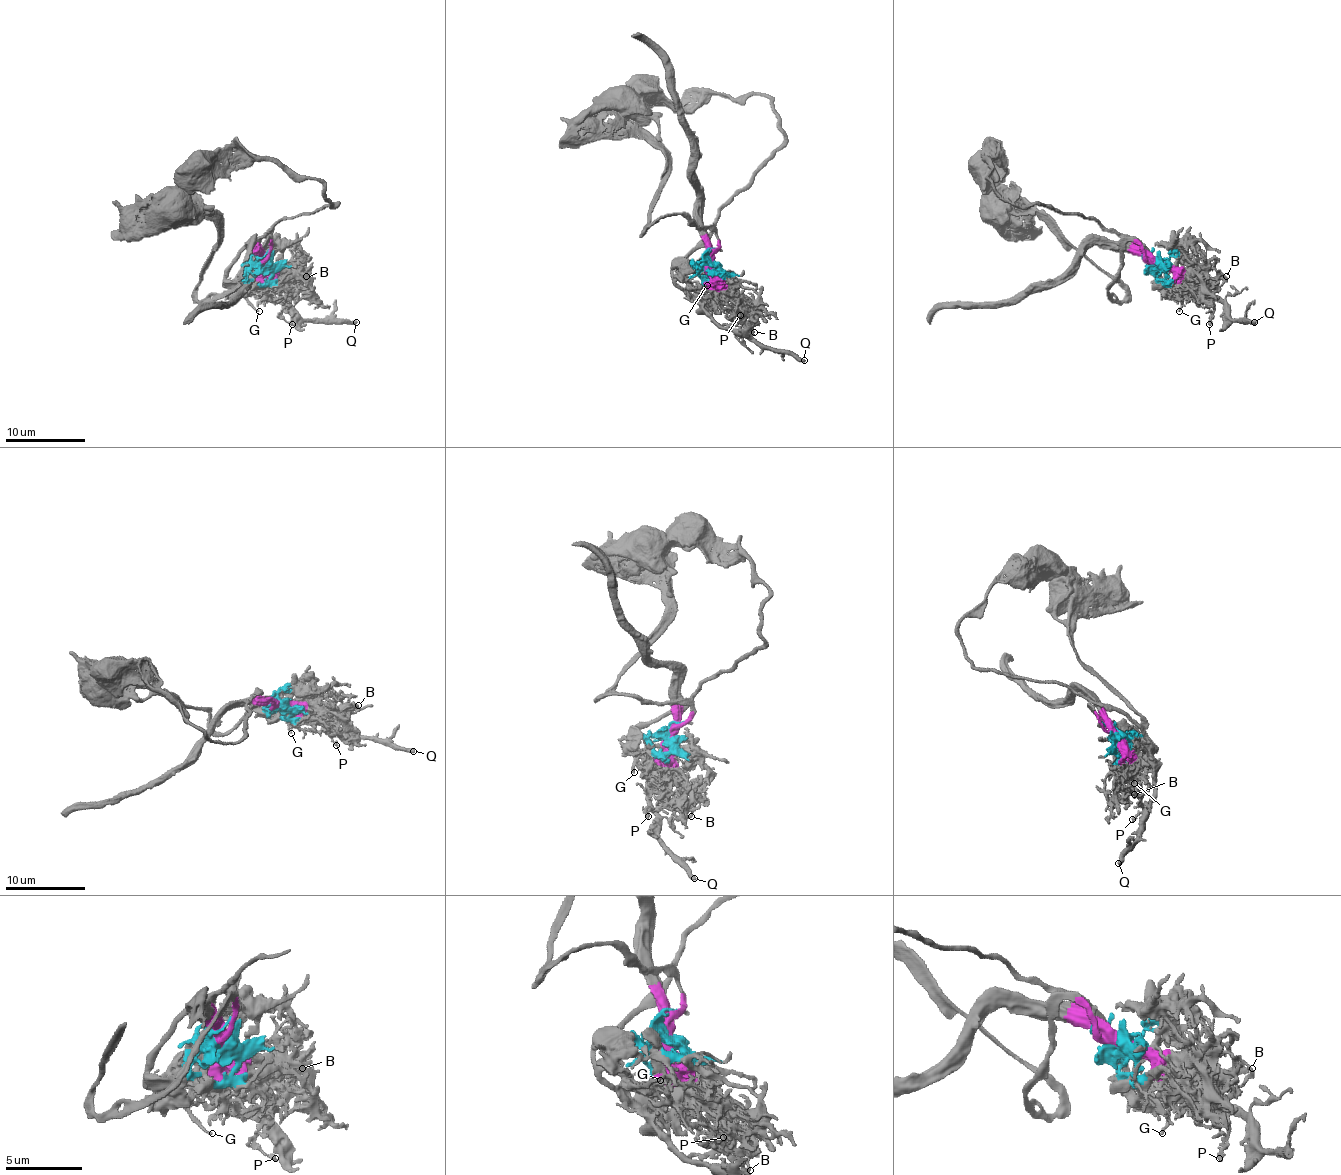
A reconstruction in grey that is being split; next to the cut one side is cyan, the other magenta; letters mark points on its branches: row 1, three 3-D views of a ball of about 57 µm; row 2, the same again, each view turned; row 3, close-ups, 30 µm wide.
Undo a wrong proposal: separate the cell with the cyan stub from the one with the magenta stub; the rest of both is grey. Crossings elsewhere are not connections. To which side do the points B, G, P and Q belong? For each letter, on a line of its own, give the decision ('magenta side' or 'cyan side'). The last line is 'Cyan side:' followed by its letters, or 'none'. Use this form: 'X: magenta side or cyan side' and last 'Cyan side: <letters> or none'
B: magenta side
G: cyan side
P: magenta side
Q: cyan side
Cyan side: G, Q

